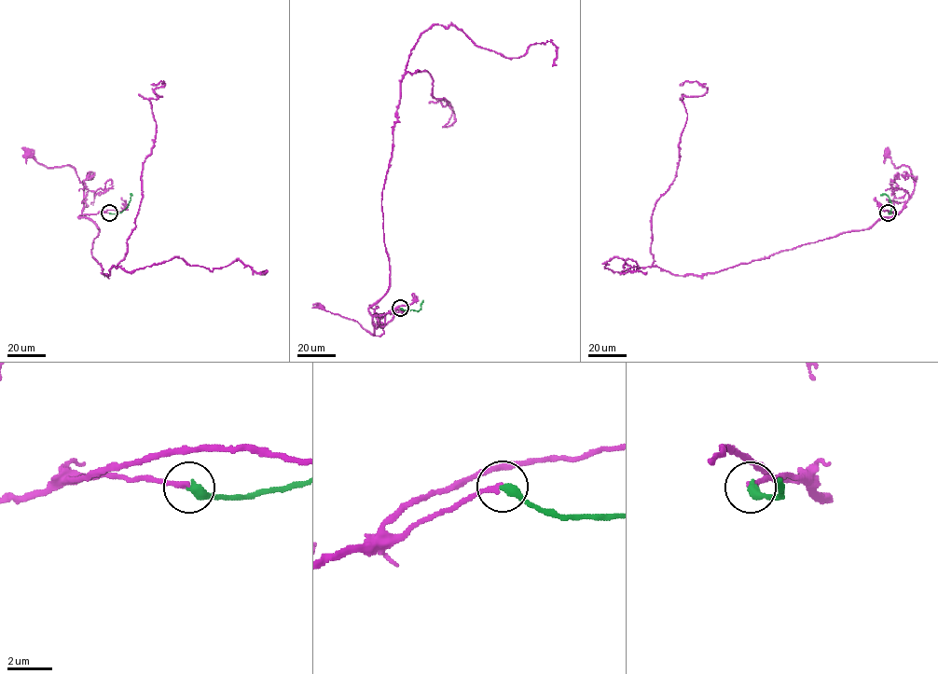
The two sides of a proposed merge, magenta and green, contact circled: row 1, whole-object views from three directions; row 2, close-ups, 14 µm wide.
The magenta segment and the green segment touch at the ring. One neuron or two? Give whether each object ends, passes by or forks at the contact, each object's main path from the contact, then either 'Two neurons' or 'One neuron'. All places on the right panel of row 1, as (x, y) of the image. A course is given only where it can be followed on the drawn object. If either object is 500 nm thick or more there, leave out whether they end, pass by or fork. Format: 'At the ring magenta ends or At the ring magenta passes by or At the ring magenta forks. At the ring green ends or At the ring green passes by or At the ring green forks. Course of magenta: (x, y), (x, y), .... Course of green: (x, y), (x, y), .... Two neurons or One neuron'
At the ring magenta ends. At the ring green ends. Course of magenta: (888, 213), (898, 213), (912, 196), (914, 180), (908, 167), (895, 168), (887, 154). Course of green: (888, 213), (891, 207), (889, 198), (885, 194), (880, 195). Two neurons

